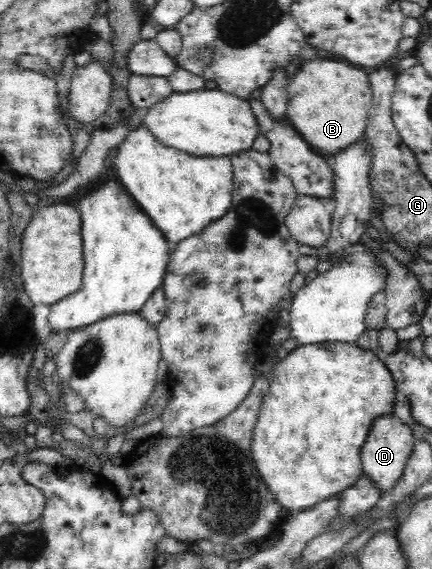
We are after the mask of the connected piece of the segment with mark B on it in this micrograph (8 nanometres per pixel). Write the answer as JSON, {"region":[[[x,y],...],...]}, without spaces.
{"region":[[[313,60],[303,64],[286,86],[288,105],[285,116],[297,134],[318,155],[336,156],[357,143],[365,132],[372,103],[369,74],[363,68],[337,60]]]}

